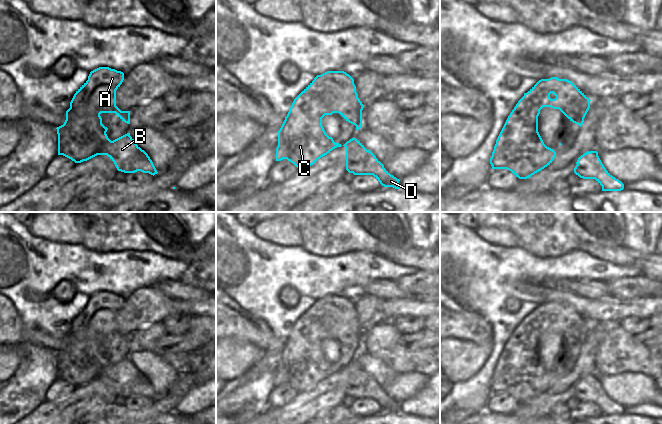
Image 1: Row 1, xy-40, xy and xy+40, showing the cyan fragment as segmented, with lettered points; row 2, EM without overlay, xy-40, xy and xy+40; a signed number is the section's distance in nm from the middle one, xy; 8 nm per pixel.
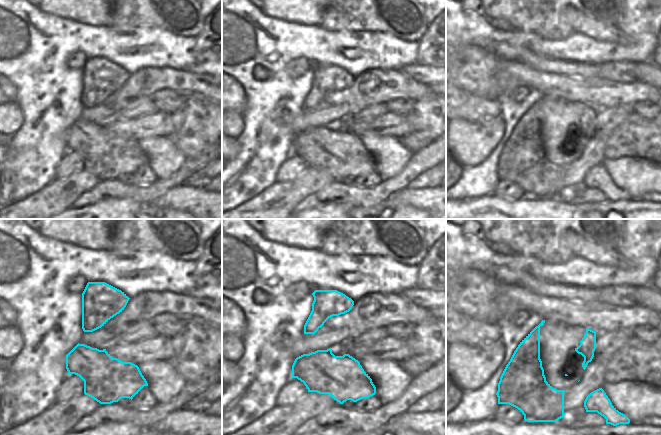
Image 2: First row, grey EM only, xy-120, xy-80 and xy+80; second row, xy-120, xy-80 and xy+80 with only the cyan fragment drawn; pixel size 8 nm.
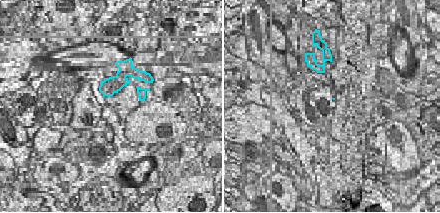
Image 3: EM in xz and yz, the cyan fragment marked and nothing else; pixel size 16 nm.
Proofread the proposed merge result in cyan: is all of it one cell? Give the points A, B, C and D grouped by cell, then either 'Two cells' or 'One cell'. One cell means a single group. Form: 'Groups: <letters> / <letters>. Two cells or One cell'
Groups: A B C / D. Two cells.

